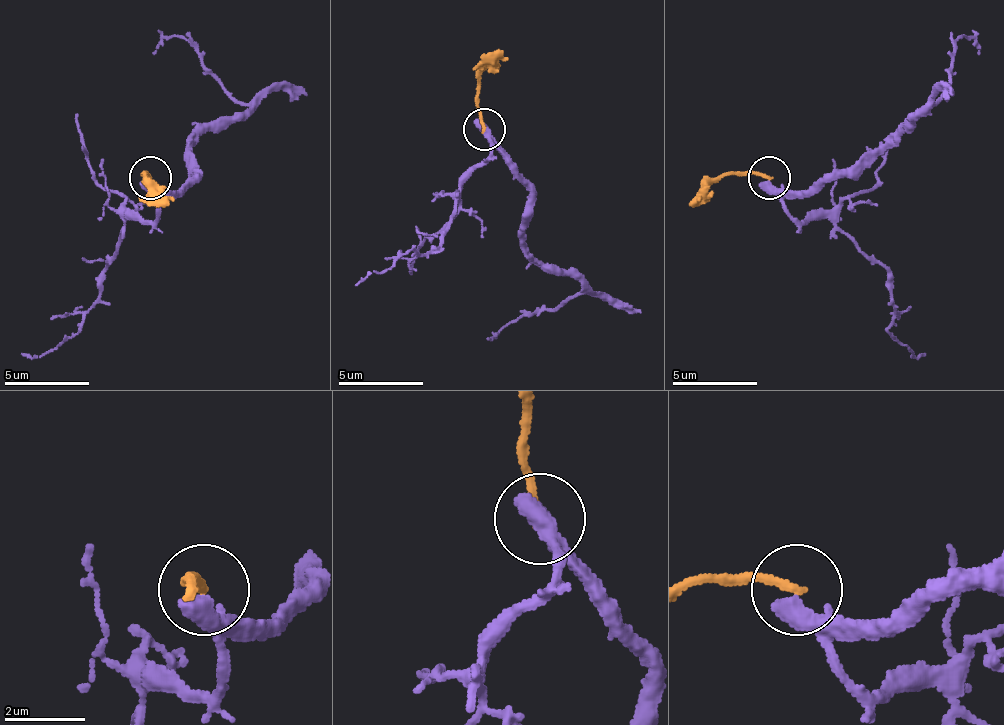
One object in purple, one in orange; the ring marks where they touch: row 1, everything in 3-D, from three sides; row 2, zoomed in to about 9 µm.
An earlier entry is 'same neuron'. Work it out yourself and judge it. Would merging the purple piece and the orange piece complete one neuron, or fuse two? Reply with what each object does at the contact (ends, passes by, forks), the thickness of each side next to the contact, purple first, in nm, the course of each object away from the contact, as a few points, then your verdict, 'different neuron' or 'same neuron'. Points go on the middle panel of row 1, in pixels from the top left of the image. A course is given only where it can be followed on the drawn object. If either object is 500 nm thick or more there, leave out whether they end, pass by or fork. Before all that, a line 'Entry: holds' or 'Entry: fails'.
Entry: fails
550 nm thick on the purple side, 200 nm on the other; purple runs (483, 128), (508, 157), (512, 174), (525, 187), (525, 246), (584, 289), (555, 310), (534, 310), (487, 340); orange runs (483, 128), (478, 69), (500, 47); different neuron

